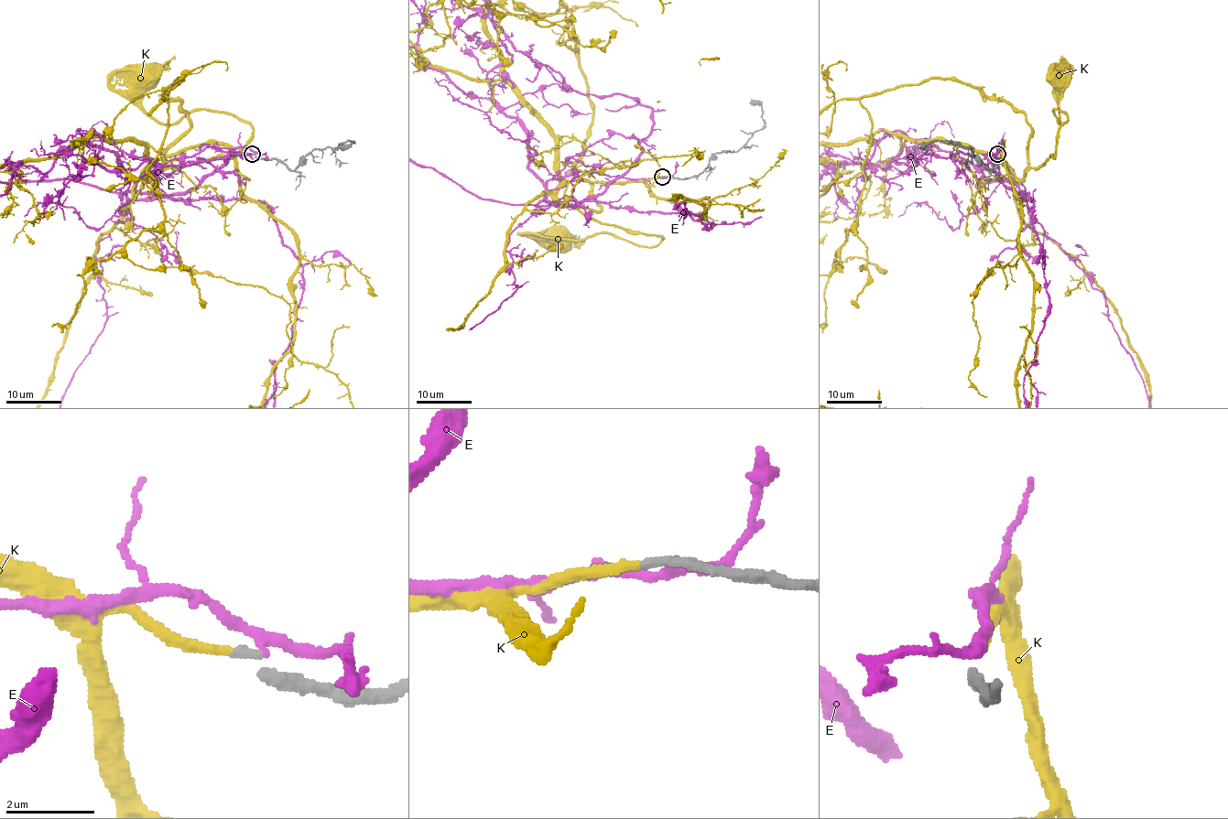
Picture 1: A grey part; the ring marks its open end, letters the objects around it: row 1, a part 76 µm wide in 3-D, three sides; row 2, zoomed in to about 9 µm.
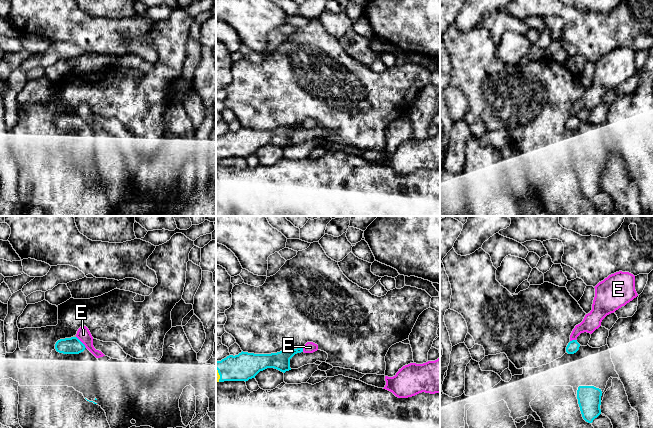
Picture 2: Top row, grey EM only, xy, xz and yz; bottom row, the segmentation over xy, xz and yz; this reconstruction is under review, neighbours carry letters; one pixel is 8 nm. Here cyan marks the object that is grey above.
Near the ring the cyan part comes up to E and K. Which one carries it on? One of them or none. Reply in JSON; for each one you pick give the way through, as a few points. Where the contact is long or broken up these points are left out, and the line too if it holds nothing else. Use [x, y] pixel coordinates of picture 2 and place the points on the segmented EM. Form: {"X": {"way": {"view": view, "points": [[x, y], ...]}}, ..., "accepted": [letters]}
{"K": {"way": {"view": "xz", "points": [[244, 366], [223, 370], [219, 374], [216, 376]]}}, "accepted": ["K"]}

